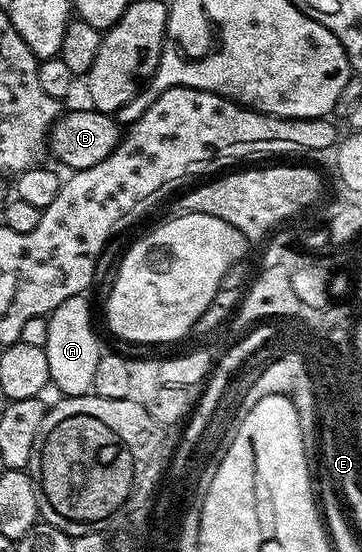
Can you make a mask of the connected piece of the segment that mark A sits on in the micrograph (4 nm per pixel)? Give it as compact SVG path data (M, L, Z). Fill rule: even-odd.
M86 296L65 299L47 317L49 339L45 346L49 359L50 384L60 389L63 397L81 397L93 390L93 374L97 372L97 359L101 352L95 325L91 322L91 305Z

